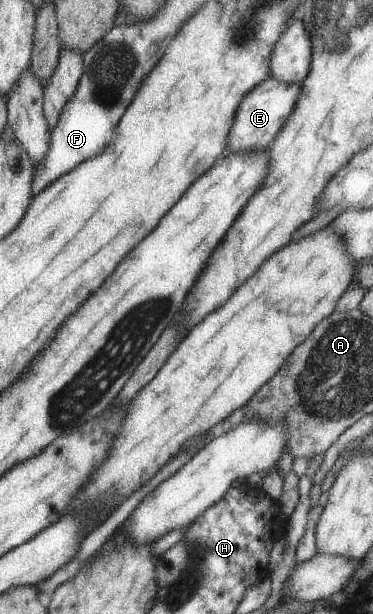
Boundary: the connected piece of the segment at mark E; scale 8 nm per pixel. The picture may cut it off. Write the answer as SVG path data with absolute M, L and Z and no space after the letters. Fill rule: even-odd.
M270 76L266 80L260 81L256 87L252 87L234 111L234 119L232 119L232 125L228 131L223 155L228 155L230 151L240 153L240 151L266 150L272 139L276 137L276 133L280 131L282 123L292 113L296 99L298 99L298 93L300 93L300 84L282 83L282 81Z

